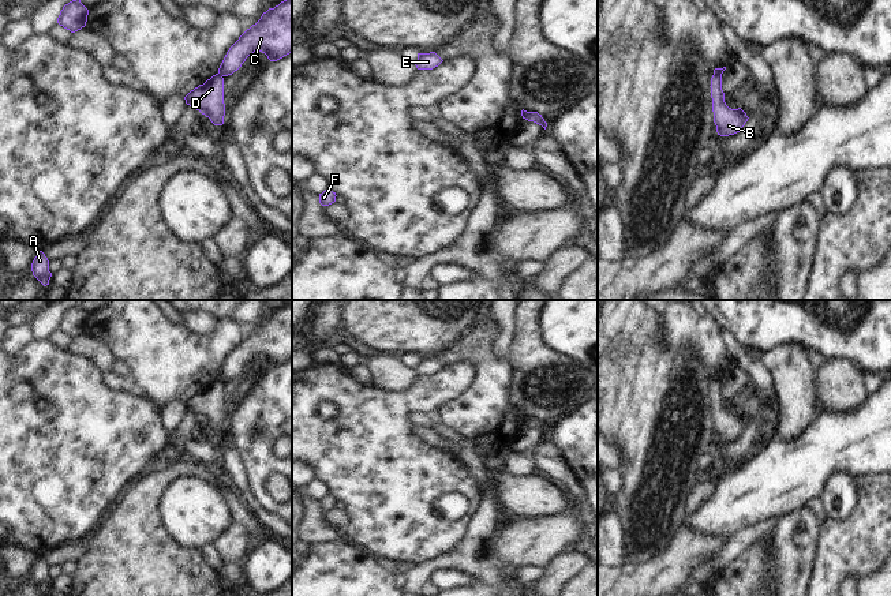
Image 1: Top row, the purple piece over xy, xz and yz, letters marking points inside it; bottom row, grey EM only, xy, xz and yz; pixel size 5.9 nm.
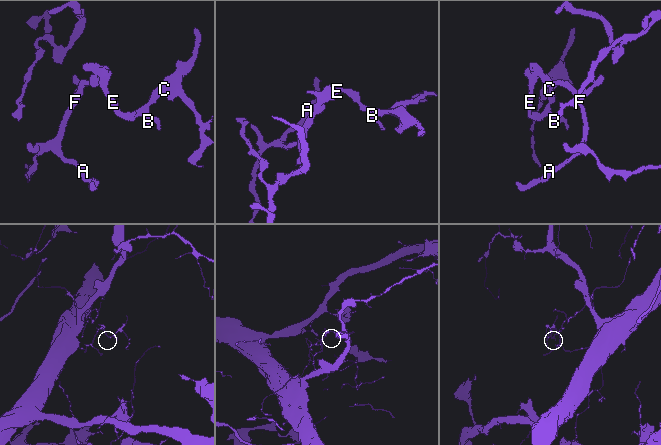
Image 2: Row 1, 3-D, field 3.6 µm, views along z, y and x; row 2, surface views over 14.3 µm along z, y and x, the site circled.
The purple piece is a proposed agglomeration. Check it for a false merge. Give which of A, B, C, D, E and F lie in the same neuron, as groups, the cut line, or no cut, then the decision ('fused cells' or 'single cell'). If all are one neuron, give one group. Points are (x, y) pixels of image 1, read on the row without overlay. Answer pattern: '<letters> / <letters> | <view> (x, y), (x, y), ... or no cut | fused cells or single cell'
A B D E F / C | xy (218, 378), (221, 382) | fused cells

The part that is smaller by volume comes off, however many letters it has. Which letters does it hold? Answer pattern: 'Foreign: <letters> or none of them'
Foreign: C

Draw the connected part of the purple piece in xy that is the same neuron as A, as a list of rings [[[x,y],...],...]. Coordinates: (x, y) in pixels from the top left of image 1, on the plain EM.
[[[42,556],[34,563],[31,569],[33,581],[44,591],[49,591],[52,578],[49,577],[49,566]]]

